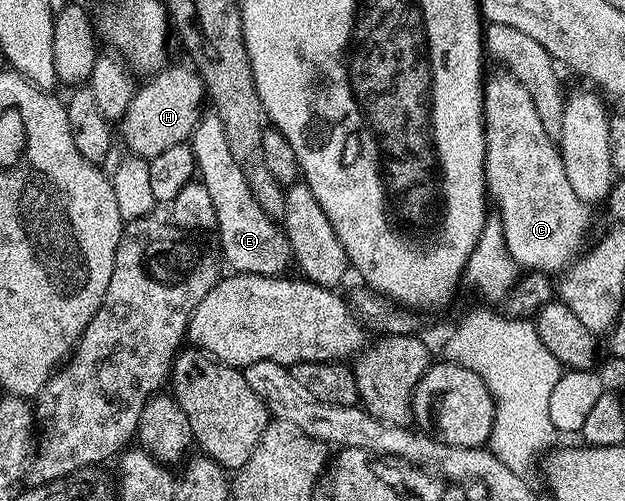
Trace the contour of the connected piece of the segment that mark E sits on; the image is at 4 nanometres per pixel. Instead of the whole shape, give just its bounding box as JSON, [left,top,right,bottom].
[190,114,293,275]

